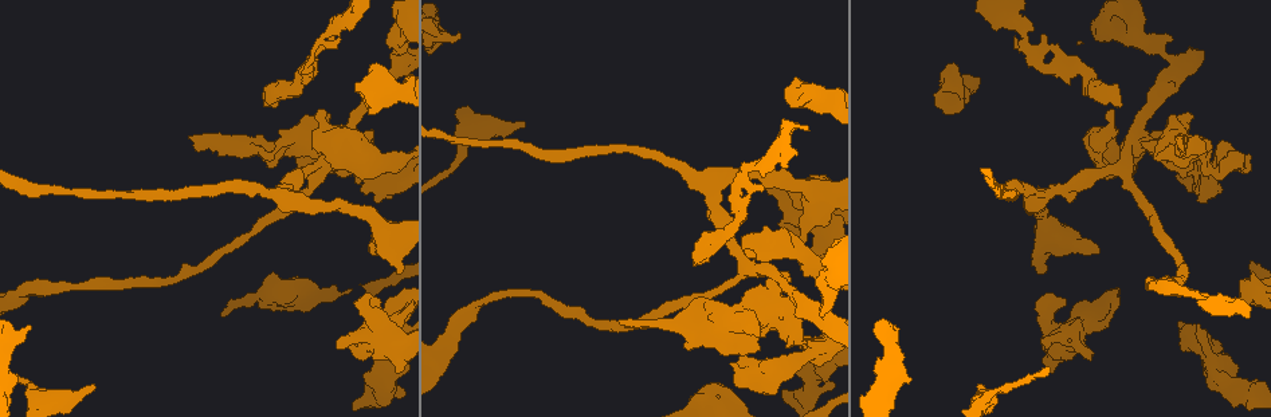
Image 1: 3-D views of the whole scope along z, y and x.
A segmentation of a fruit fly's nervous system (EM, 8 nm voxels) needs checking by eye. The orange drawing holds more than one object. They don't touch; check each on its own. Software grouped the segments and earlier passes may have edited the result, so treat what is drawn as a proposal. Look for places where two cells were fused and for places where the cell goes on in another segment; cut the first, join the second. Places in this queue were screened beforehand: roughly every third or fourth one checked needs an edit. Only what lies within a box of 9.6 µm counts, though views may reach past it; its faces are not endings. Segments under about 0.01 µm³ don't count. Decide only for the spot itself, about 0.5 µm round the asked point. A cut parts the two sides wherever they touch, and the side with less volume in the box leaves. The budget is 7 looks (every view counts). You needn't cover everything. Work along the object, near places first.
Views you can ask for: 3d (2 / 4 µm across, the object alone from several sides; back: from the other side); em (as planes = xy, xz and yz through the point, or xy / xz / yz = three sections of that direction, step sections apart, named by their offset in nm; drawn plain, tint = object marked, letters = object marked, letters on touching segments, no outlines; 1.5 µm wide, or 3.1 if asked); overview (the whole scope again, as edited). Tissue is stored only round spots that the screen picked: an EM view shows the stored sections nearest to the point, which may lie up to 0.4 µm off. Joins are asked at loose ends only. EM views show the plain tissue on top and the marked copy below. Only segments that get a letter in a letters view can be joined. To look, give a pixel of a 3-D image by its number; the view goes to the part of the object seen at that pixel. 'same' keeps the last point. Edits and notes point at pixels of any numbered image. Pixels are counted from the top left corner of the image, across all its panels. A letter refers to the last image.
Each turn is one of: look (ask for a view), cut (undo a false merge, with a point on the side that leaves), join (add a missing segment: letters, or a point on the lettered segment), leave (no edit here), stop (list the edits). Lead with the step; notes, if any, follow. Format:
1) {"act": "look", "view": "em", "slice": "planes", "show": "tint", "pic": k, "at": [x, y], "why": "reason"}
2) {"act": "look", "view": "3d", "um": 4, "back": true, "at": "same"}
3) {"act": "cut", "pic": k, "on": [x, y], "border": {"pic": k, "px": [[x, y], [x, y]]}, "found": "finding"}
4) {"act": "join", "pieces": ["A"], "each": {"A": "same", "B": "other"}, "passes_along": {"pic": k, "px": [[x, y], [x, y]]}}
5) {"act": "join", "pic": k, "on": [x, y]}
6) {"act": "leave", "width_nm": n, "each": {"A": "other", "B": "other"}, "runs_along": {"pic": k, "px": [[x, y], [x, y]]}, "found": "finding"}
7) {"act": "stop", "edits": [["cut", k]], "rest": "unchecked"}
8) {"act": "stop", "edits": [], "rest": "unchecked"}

{"act": "look", "view": "em", "slice": "planes", "show": "letters", "pic": 1, "at": [29, 324]}

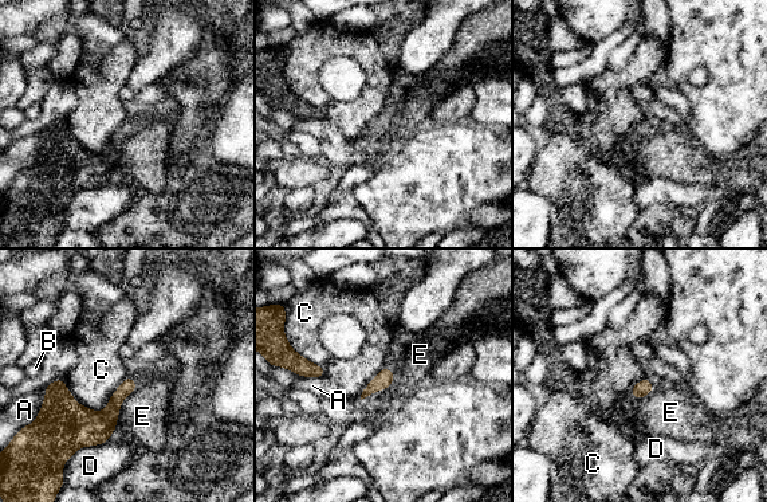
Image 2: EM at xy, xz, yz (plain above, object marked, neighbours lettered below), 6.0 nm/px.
{"act": "leave", "each": {"A": "other", "B": "other", "C": "other", "D": "other", "E": "other"}, "found": "no lettered segment goes on from it"}

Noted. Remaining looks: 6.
{"act": "look", "view": "3d", "um": 2, "pic": 1, "at": [980, 402], "why": "thick turns thin"}

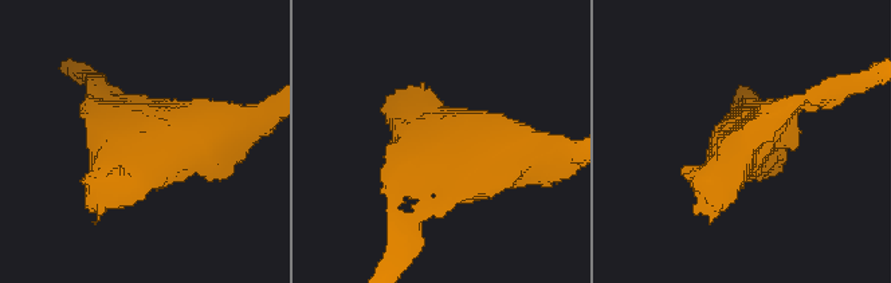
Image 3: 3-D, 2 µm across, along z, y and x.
{"act": "look", "view": "em", "slice": "planes", "show": "letters", "pic": 3, "at": [744, 138], "why": "now the EM"}

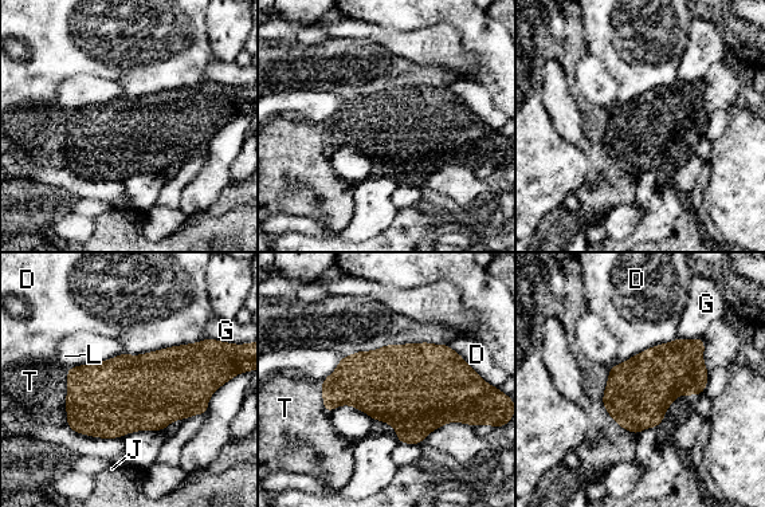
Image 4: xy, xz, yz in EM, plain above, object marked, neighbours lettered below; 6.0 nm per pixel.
{"act": "leave", "each": {"D": "other", "G": "other", "J": "other", "L": "other", "T": "other"}, "border": {"pic": 4, "px": [[200, 341], [140, 354], [125, 353]]}, "found": "one cell here"}

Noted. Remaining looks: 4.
{"act": "look", "view": "em", "slice": "planes", "show": "tint", "pic": 1, "at": [1176, 140], "why": "an open end"}

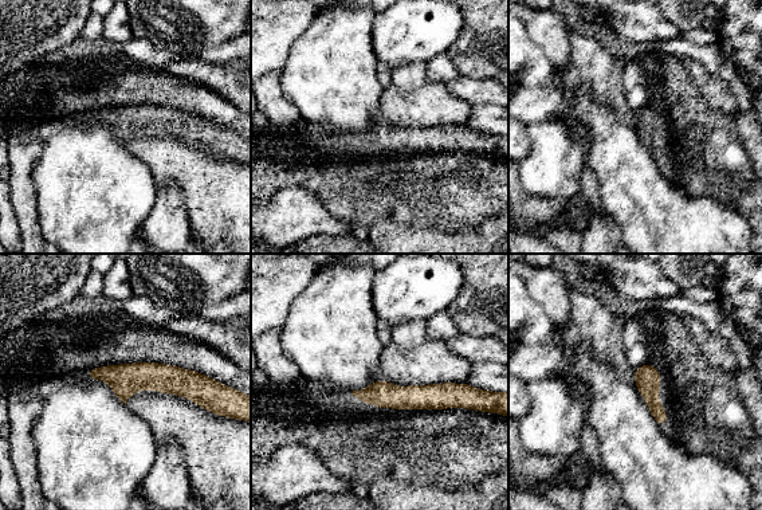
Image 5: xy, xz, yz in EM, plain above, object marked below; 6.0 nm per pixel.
{"act": "look", "view": "em", "slice": "planes", "show": "letters", "at": "same", "why": "see the neighbours"}

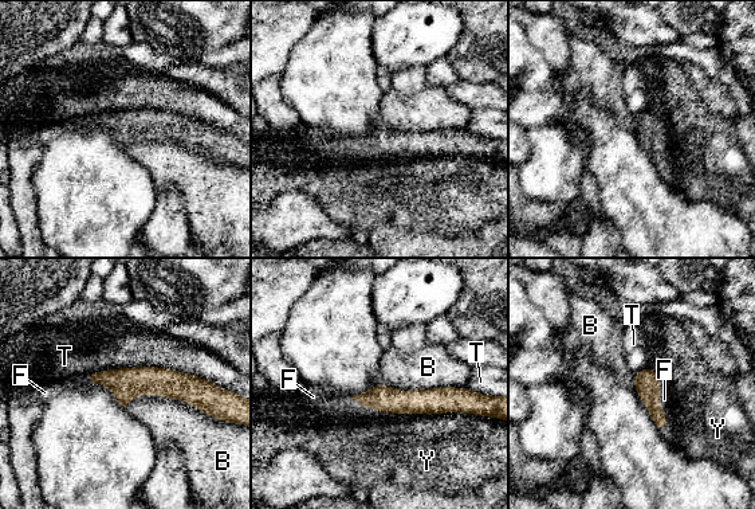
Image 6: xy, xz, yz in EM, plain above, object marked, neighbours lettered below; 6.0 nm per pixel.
{"act": "join", "pieces": ["F"], "width_nm": 160, "each": {"B": "other", "F": "same", "T": "other", "Y": "other"}, "passes_along": {"pic": 6, "px": [[647, 382], [656, 403], [664, 399]]}, "found": "the cell continues"}

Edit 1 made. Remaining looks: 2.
{"act": "stop", "edits": [["join", 6]], "rest": "unchecked"}

